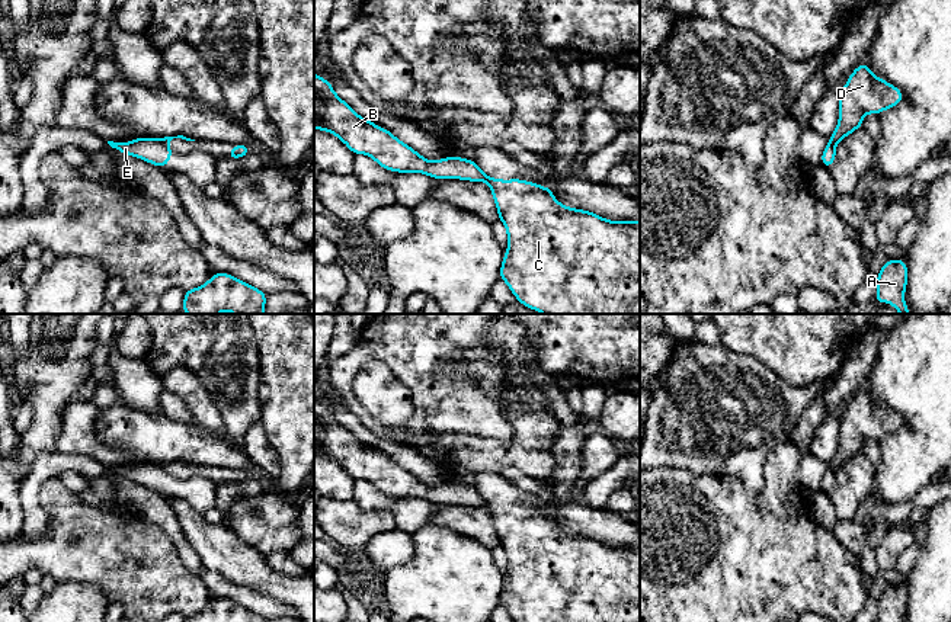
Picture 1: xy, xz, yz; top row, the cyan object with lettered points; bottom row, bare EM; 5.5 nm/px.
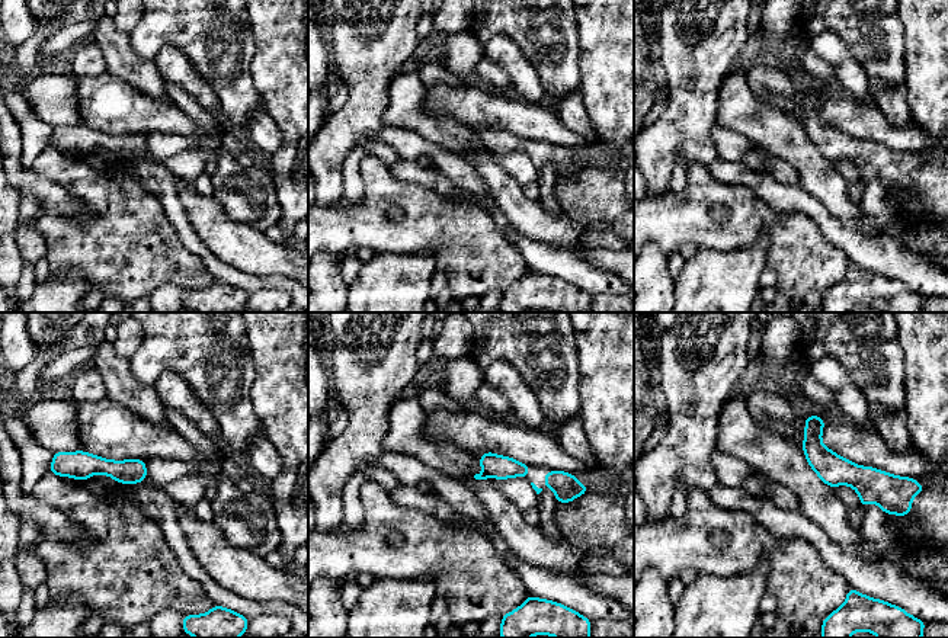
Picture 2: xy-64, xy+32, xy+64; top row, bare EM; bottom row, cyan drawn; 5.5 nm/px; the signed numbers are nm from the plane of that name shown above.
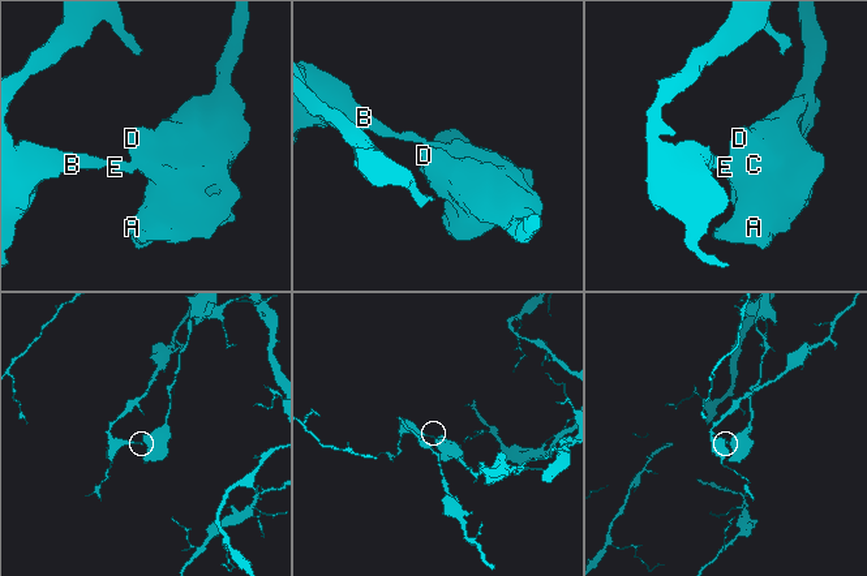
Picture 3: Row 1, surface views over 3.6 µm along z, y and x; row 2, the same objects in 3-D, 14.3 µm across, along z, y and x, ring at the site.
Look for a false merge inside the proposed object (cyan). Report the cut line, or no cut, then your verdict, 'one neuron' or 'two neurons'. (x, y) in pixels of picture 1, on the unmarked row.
cut in xy along (160, 465), (167, 473); two neurons

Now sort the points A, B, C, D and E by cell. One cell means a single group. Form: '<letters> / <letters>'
A C D / B E

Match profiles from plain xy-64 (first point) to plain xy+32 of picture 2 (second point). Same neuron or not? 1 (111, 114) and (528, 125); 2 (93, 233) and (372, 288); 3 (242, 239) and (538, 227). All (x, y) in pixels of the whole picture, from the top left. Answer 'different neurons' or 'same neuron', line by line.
1: same neuron
2: different neurons
3: same neuron

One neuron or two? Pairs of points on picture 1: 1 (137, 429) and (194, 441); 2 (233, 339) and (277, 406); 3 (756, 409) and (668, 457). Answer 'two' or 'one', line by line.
1: one
2: two
3: one

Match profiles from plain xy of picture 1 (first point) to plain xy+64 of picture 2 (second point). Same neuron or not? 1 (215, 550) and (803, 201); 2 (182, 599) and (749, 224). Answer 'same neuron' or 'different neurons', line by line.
1: different neurons
2: same neuron

